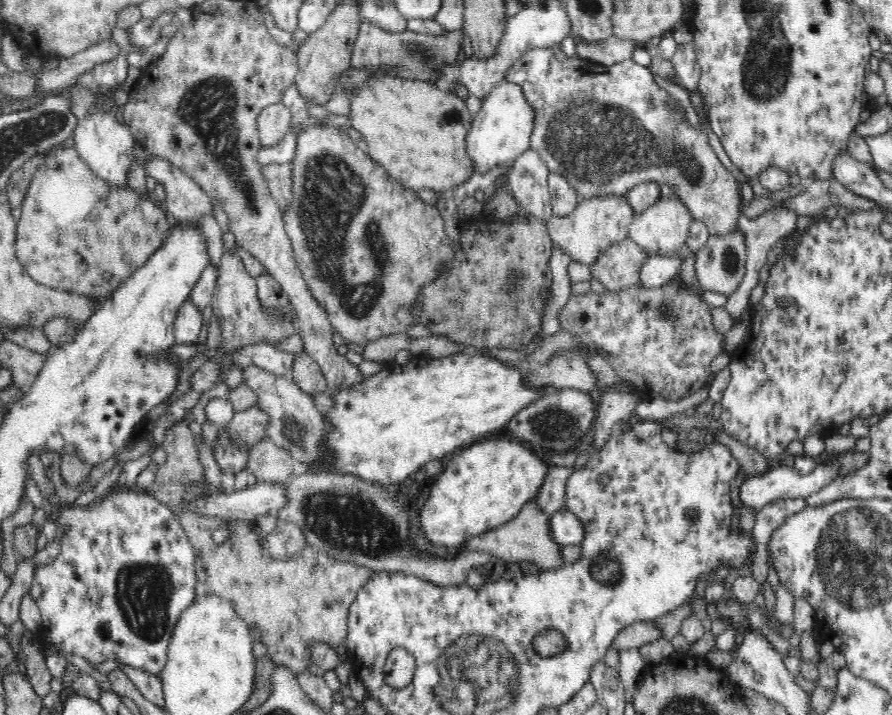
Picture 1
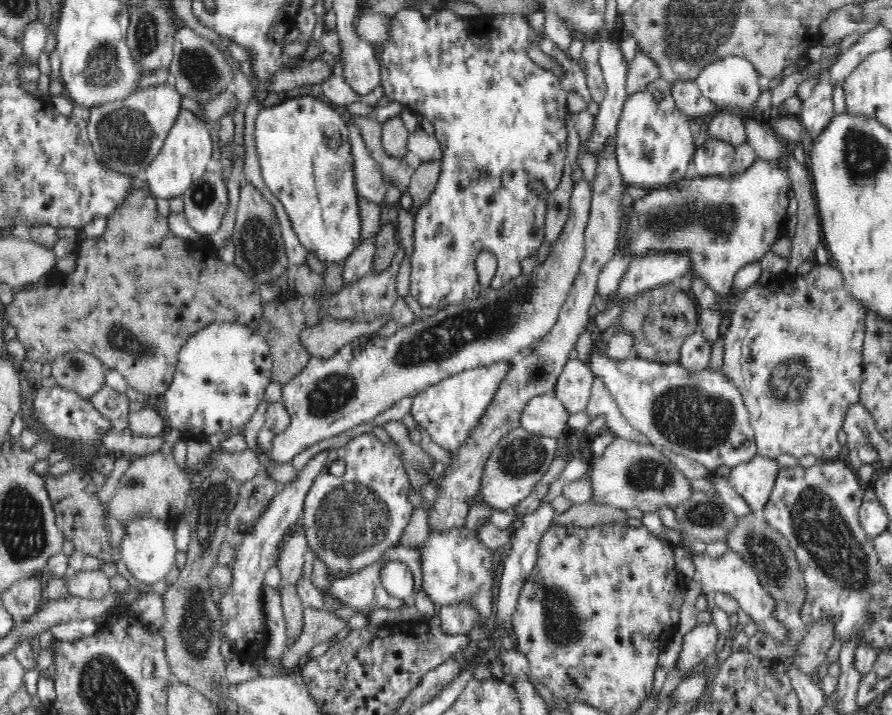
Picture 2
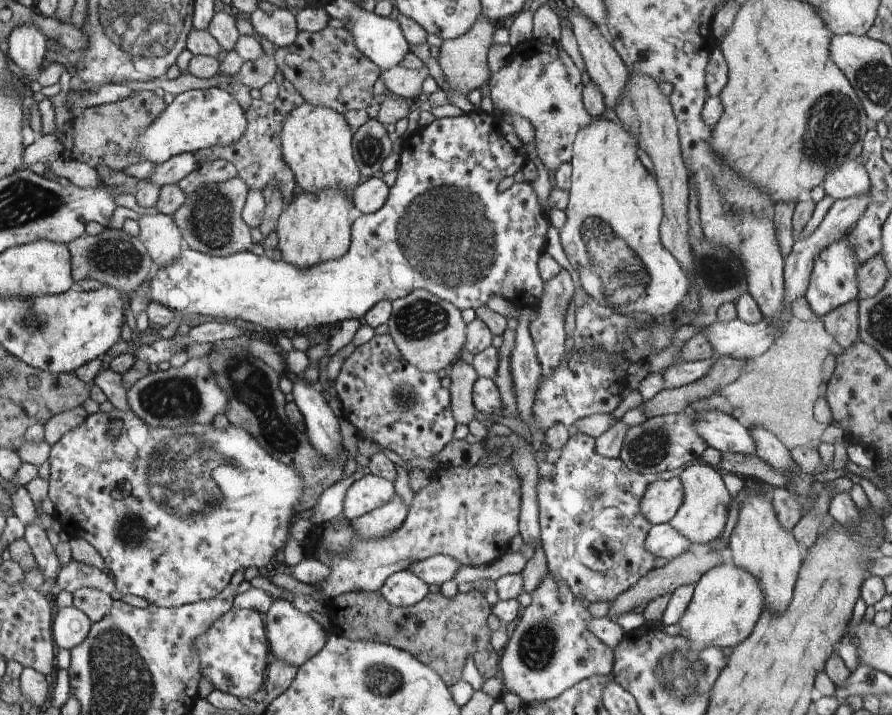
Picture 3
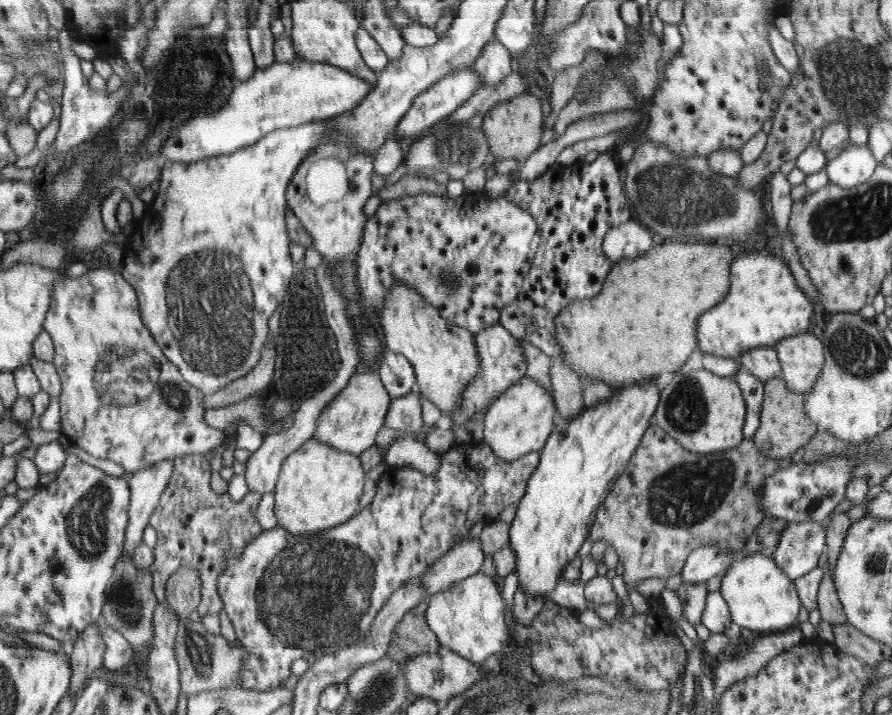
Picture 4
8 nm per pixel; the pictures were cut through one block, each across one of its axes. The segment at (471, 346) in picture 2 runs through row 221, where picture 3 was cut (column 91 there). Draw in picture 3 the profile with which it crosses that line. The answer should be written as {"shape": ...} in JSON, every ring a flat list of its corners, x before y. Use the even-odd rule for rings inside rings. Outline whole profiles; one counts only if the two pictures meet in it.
{"shape":[[74,559,59,568,55,582,56,591,67,590,71,593,84,587,98,588,108,594,116,590,115,580,112,580,108,574,104,574,99,568,88,566,87,563,76,562]]}

